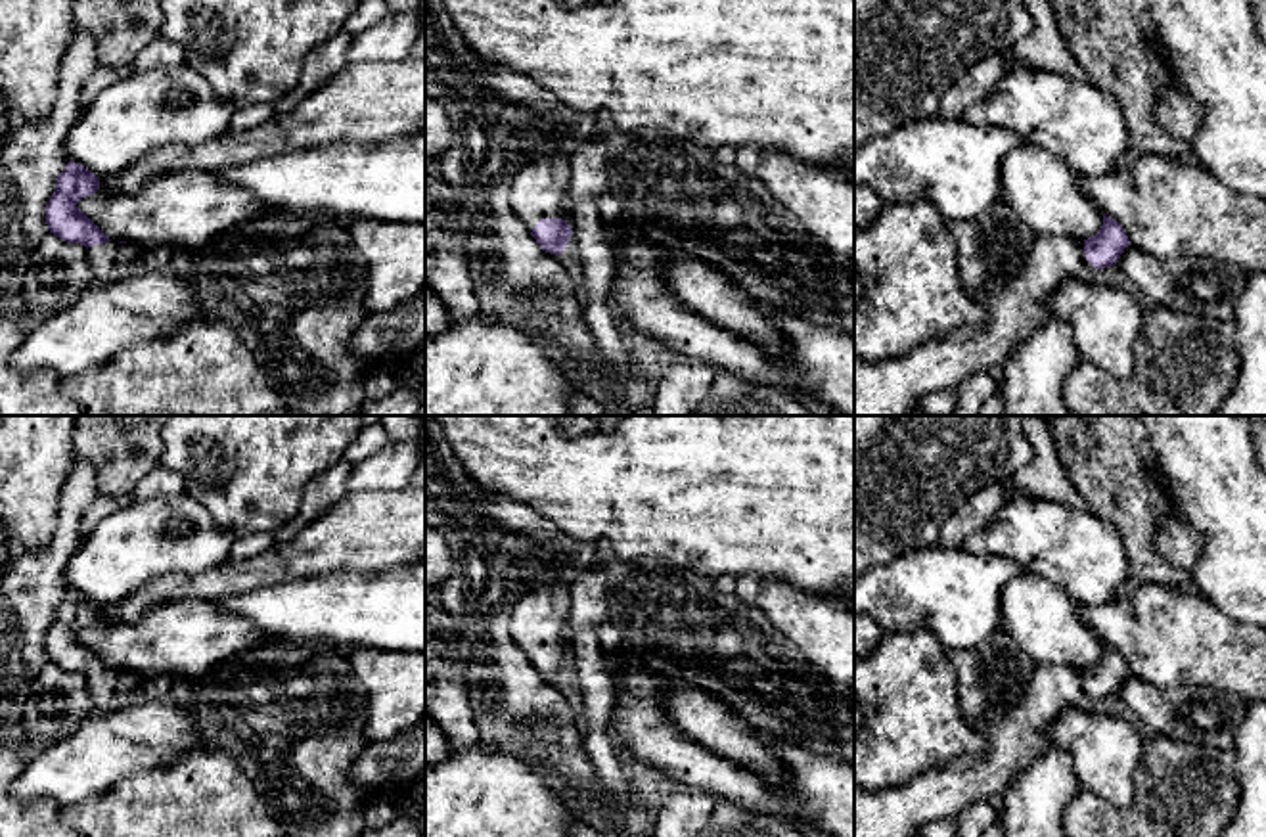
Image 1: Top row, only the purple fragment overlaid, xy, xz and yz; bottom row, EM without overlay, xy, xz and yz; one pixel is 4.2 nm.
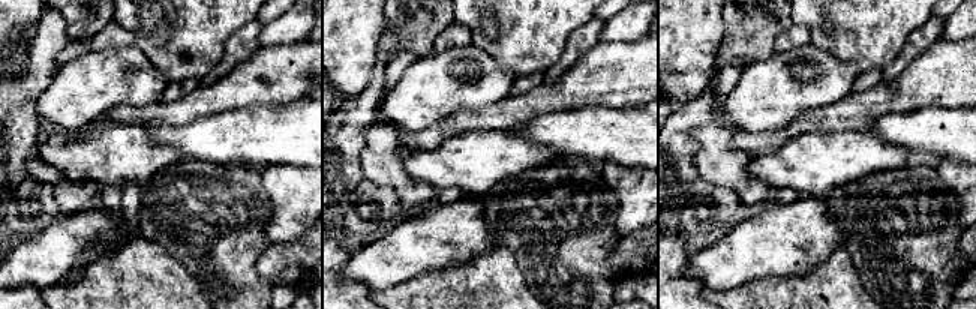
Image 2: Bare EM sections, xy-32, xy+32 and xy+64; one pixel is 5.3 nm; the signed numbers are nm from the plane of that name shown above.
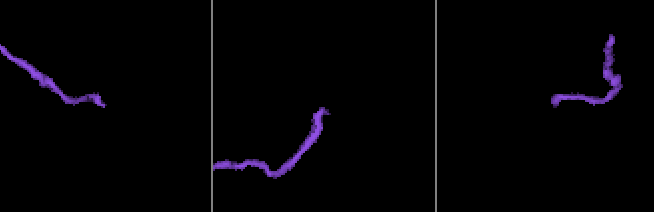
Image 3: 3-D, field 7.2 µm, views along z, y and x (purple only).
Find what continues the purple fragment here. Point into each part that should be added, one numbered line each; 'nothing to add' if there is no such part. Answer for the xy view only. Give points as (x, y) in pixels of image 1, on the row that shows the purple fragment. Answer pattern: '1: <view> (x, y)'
1: xy (112, 261)

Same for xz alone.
1: xz (539, 190)

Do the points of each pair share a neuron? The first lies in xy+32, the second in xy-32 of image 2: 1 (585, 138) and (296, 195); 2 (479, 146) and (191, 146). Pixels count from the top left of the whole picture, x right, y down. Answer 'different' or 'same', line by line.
1: different
2: different

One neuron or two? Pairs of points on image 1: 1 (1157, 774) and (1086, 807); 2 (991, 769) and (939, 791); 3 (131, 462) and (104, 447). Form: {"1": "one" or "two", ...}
{"1": "one", "2": "one", "3": "one"}

